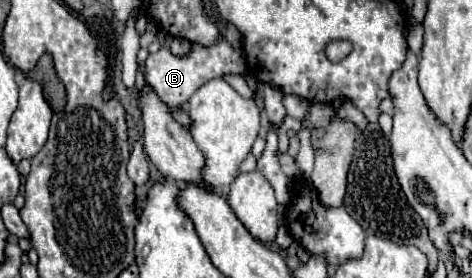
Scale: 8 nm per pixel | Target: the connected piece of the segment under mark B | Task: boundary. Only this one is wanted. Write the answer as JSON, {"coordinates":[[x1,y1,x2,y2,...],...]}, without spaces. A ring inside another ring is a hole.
{"coordinates":[[224,37,218,39,218,43,204,47,198,43,192,43,190,51,186,55,174,55,168,47,162,47,158,53,150,53,146,59,146,81,158,97,170,105,172,109,182,107,192,93,208,83,210,79,222,79,224,75,242,75,246,71,246,53,242,49,234,49]]}

